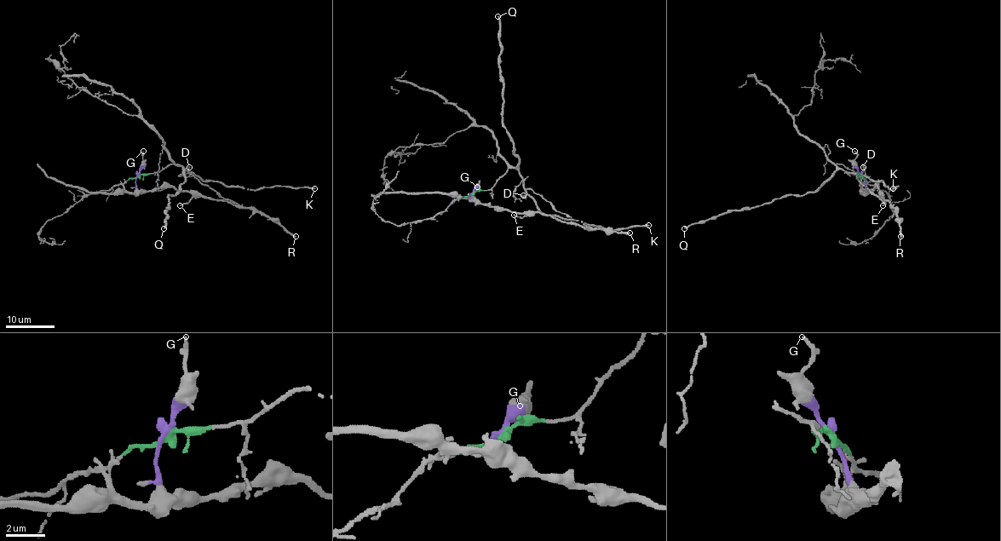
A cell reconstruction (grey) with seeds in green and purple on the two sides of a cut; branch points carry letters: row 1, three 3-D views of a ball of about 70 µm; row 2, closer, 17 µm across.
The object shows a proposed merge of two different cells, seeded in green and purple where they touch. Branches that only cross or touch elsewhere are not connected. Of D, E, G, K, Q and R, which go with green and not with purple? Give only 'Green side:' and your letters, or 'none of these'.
Green side: D, K, Q

